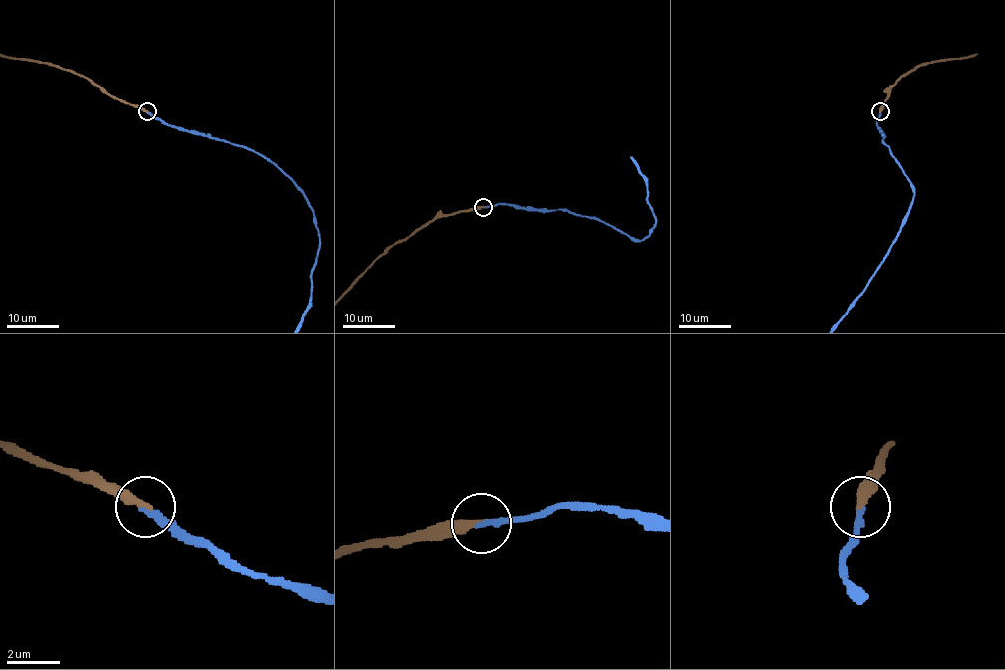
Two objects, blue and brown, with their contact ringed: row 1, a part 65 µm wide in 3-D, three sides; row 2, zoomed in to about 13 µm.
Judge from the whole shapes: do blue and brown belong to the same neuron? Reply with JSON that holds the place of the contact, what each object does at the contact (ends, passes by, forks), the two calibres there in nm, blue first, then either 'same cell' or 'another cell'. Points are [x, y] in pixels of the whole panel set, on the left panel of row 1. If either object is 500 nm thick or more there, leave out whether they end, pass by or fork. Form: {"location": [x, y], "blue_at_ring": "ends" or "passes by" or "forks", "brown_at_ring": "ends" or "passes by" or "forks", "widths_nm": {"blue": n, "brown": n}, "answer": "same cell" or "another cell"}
{"location": [147, 111], "blue_at_ring": "ends", "brown_at_ring": "ends", "widths_nm": {"blue": 260, "brown": 300}, "answer": "same cell"}

